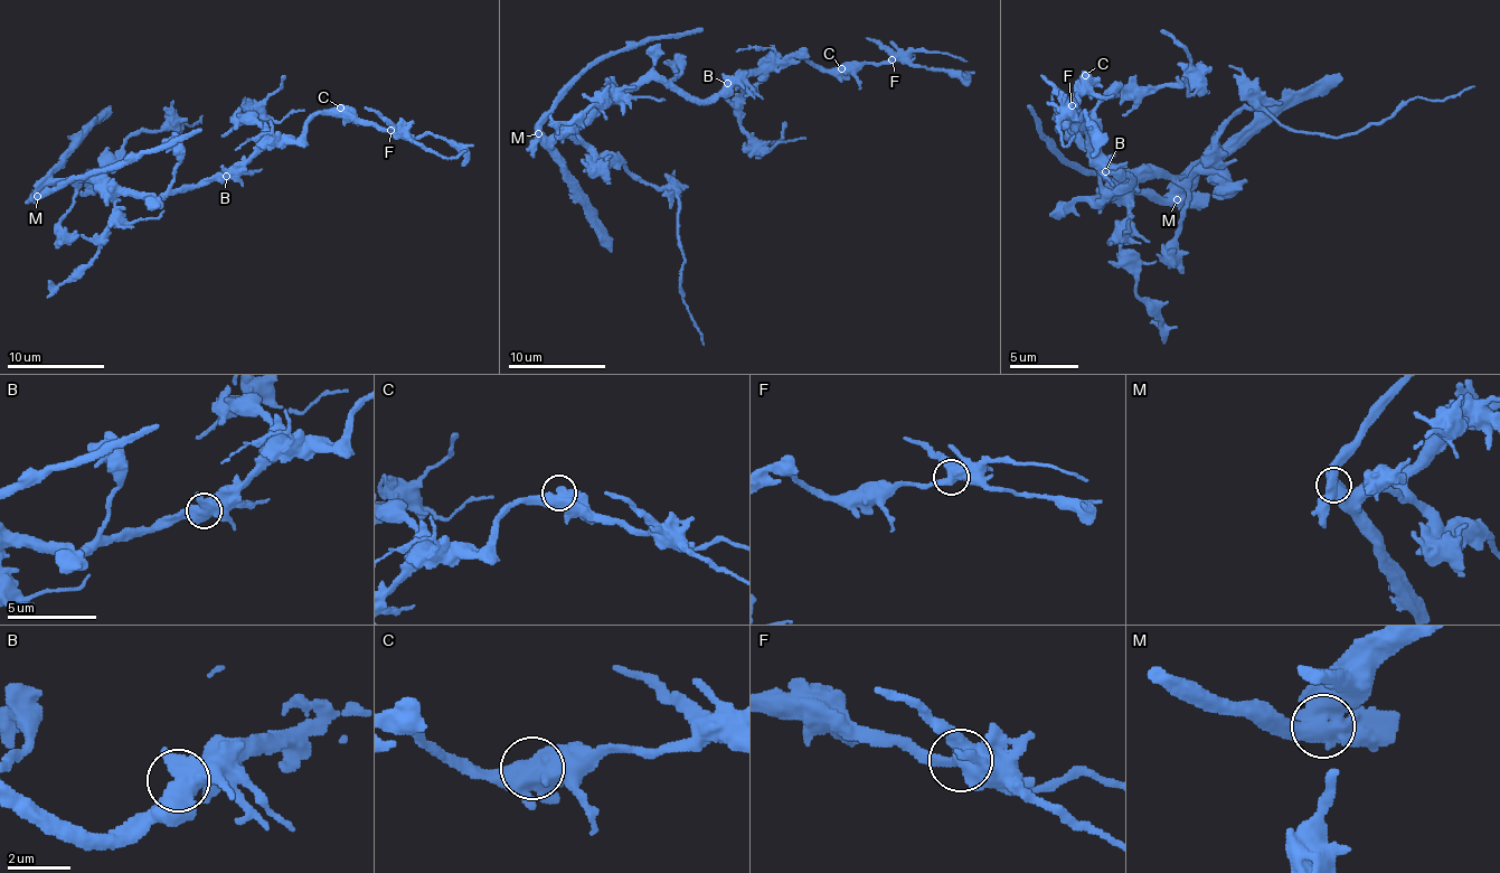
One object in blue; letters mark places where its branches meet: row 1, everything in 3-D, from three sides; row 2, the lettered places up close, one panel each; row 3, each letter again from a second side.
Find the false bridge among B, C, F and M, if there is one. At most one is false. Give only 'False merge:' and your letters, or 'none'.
False merge: M

